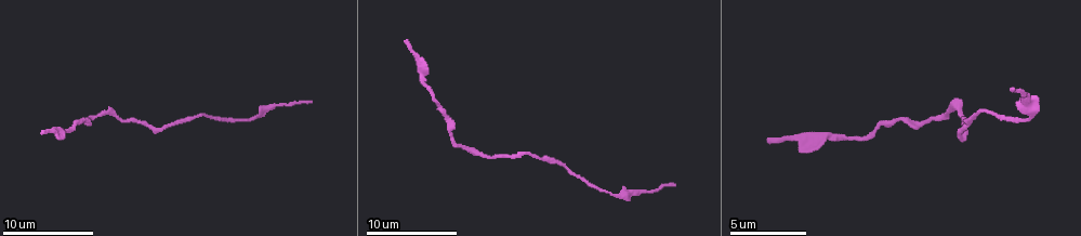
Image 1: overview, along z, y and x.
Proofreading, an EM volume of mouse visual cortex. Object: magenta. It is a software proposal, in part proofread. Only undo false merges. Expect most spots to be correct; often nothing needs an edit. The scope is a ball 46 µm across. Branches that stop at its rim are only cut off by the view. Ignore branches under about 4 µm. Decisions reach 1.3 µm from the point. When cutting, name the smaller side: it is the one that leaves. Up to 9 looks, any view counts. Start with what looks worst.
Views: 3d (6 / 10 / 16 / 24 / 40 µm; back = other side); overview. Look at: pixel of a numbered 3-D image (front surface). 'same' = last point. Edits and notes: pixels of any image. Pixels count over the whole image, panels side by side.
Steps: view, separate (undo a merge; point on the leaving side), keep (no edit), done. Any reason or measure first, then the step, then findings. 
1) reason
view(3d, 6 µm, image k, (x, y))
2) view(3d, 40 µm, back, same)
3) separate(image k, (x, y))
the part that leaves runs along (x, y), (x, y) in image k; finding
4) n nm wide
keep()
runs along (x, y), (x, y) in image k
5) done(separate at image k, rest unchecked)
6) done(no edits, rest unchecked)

sudden change in width
view(3d, 10 µm, image 1, (1018, 120))

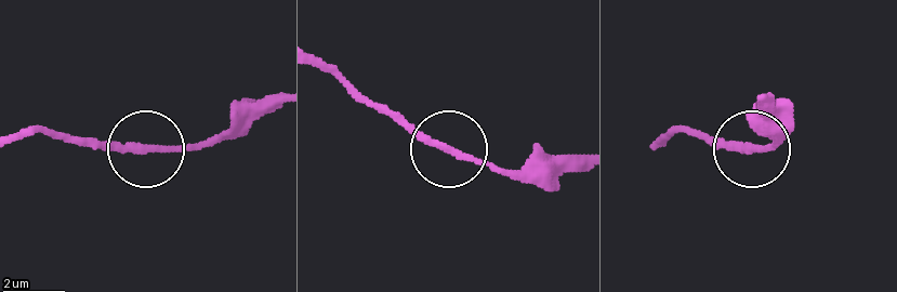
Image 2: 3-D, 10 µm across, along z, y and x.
230 nm wide
keep()
runs along (318, 65), (435, 141), (517, 169) in image 2; all the same neuron

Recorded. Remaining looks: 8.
thick turns thin
view(3d, 6 µm, image 1, (424, 82))

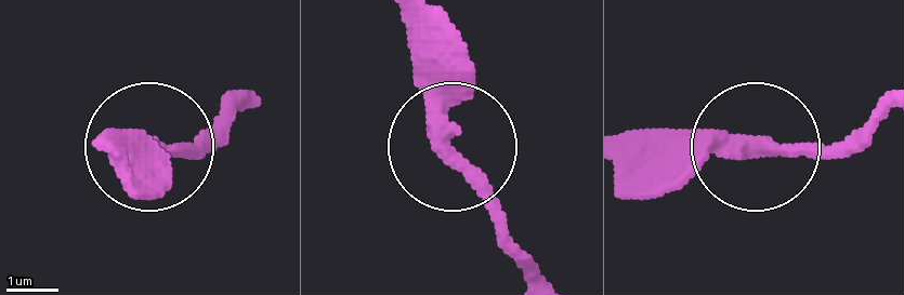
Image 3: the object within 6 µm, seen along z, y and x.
other side
view(3d, 6 µm, back, image 3, (448, 146))

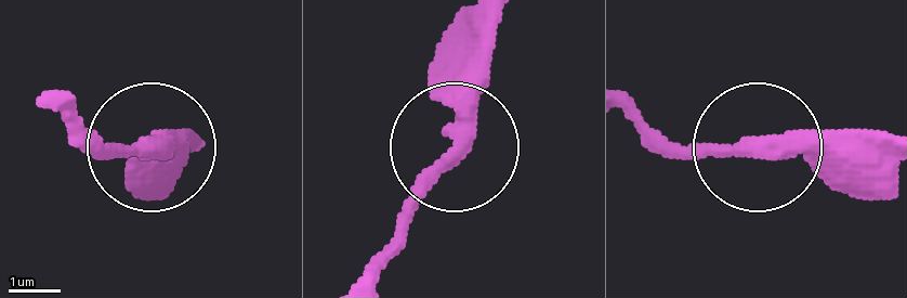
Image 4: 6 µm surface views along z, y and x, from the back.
keep()
runs along (359, 275), (455, 146), (481, 16) in image 4; all the same neuron

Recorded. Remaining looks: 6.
view(3d, 10 µm, image 1, (197, 114))

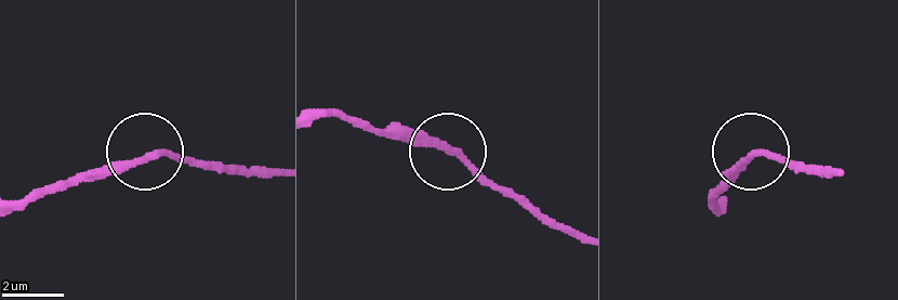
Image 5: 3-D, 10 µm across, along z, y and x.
keep()
all the same neuron

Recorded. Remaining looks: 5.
sudden change in width
view(3d, 16 µm, image 1, (635, 195))

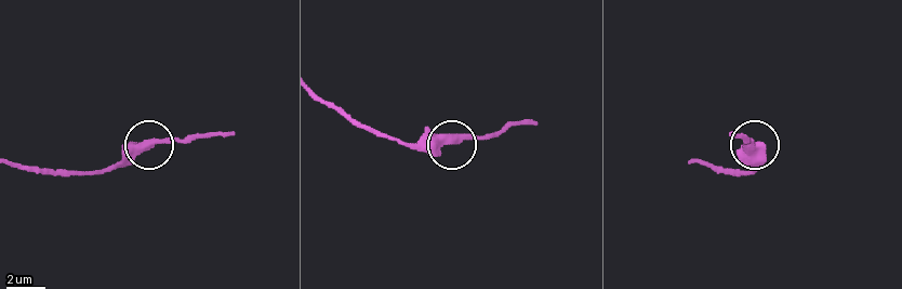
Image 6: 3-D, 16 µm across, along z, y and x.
keep()
runs along (319, 97), (363, 125), (407, 142), (498, 138) in image 6; all the same neuron

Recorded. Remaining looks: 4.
done(no edits, rest unchecked)

